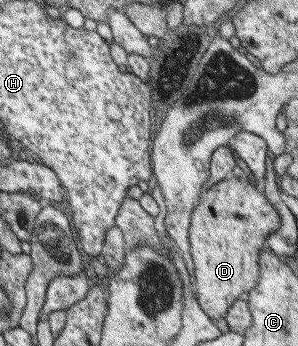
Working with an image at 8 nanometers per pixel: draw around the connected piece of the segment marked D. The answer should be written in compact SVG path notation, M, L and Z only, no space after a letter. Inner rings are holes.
M233 175L226 176L223 180L205 190L205 197L201 197L190 217L188 239L190 242L190 256L193 267L193 288L196 301L200 309L210 318L224 318L233 301L237 301L243 292L249 293L258 284L260 278L260 263L258 257L265 246L267 234L279 228L277 211L271 208L261 192L255 192L251 182L240 180Z

